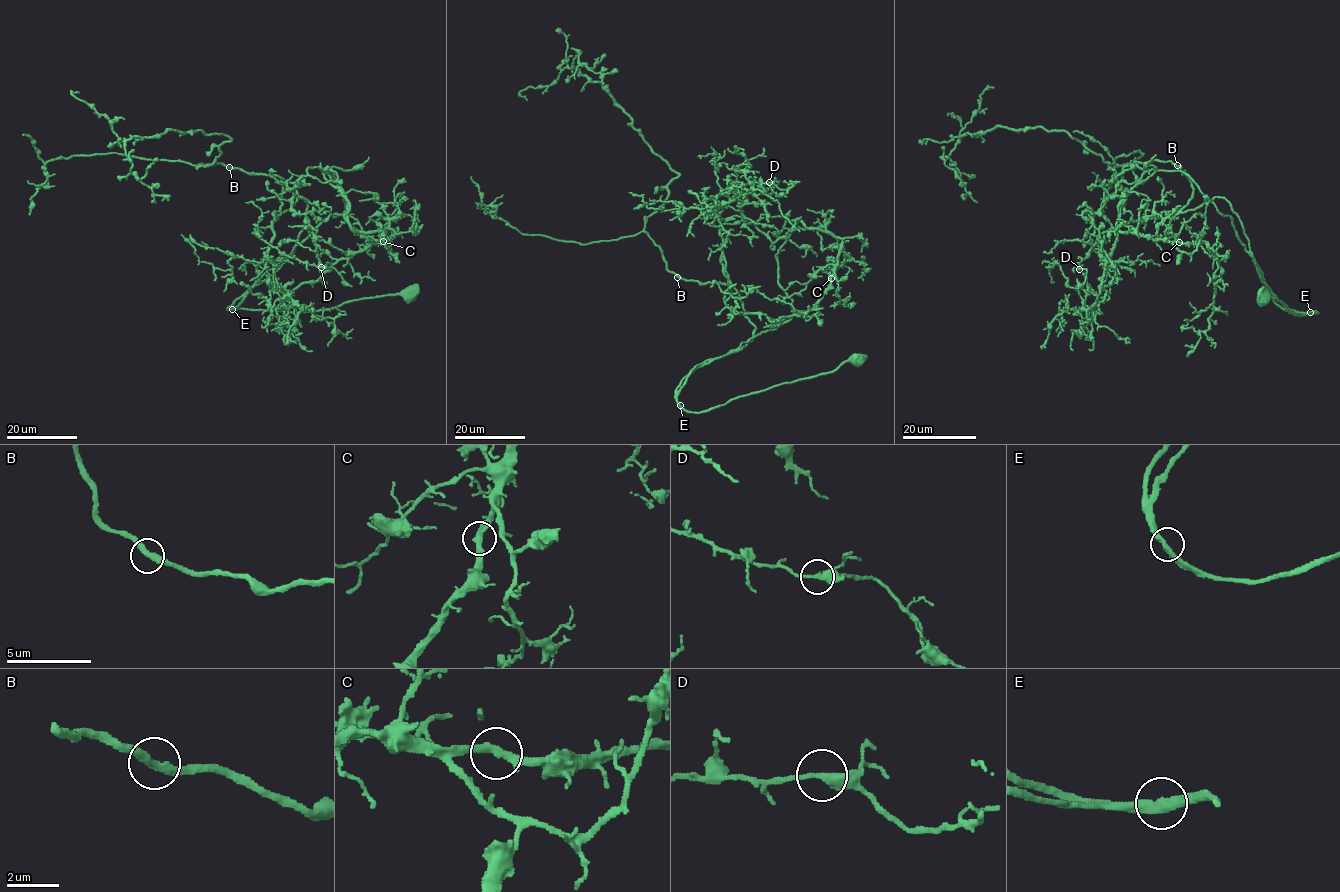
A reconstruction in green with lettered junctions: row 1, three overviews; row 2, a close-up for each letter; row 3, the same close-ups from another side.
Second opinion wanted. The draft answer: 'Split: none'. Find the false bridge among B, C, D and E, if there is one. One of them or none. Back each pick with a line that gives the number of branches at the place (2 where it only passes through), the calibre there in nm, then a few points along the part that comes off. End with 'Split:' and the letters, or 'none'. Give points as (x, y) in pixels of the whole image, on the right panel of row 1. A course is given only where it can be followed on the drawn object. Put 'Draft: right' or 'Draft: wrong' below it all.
E: Branches: 2. Thickness 360 nm. Course of the part to remove: (1310, 313), (1280, 307), (1186, 174), (1157, 171), (1116, 227), (1212, 251), (1208, 329), (1187, 321)
Split: E
Draft: wrong

